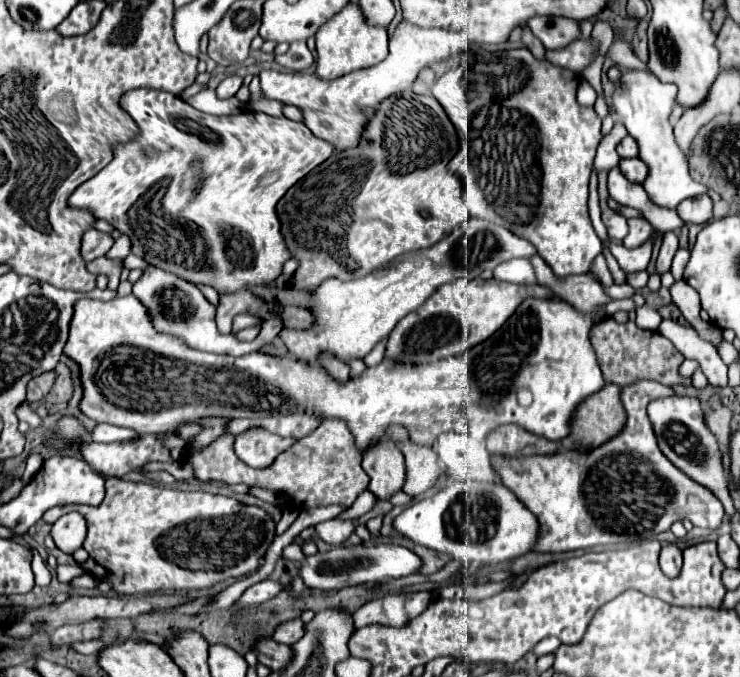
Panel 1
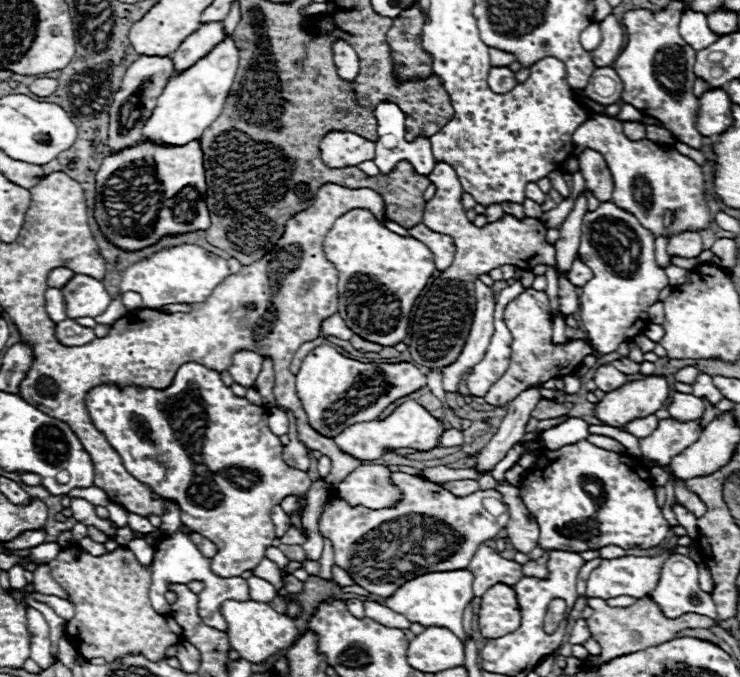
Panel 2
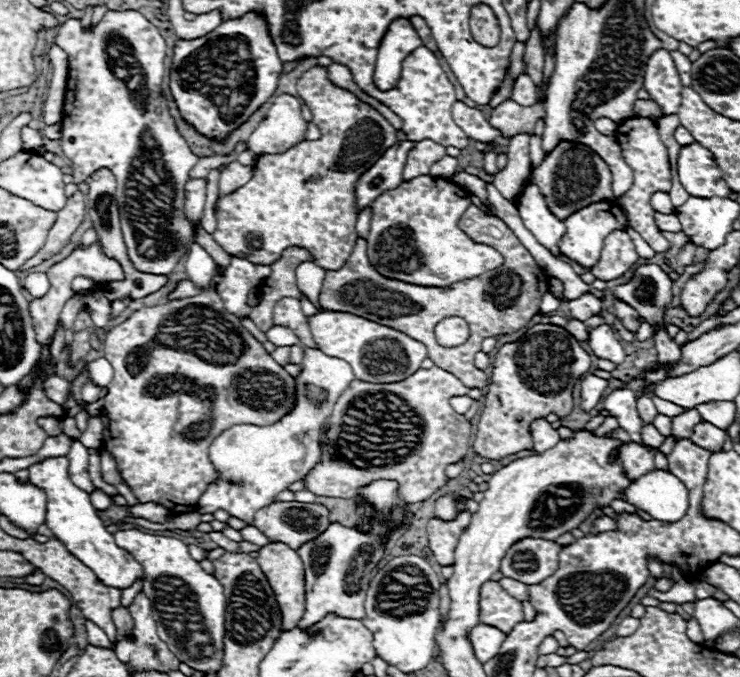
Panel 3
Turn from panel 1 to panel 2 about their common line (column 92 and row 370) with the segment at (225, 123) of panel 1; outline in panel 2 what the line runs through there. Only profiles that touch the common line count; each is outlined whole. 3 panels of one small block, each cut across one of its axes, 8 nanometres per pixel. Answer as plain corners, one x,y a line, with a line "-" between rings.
198,362
182,364
166,390
100,384
86,394
84,402
92,424
120,454
124,468
160,498
174,500
180,506
182,524
218,546
218,554
210,562
210,570
216,576
230,578
254,570
264,558
264,550
276,538
274,524
270,522
272,506
280,504
286,496
310,490
312,480
308,474
290,468
282,460
282,444
268,428
268,408
236,396
216,370

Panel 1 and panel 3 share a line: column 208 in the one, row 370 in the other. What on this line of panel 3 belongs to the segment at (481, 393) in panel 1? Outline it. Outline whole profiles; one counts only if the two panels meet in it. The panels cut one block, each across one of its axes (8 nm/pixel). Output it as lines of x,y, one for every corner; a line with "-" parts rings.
318,312
308,318
308,324
318,350
346,360
352,366
354,376
364,382
382,384
404,380
406,376
414,374
426,358
426,346
422,342
406,336
404,332
348,312

